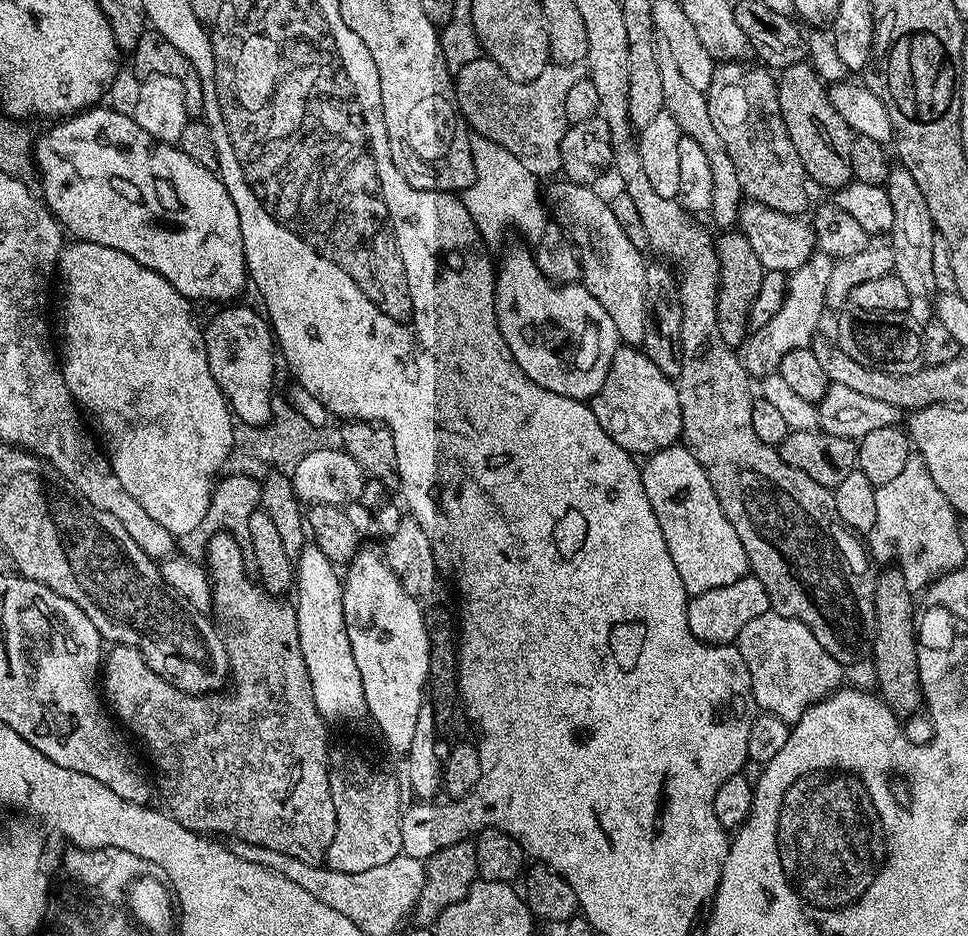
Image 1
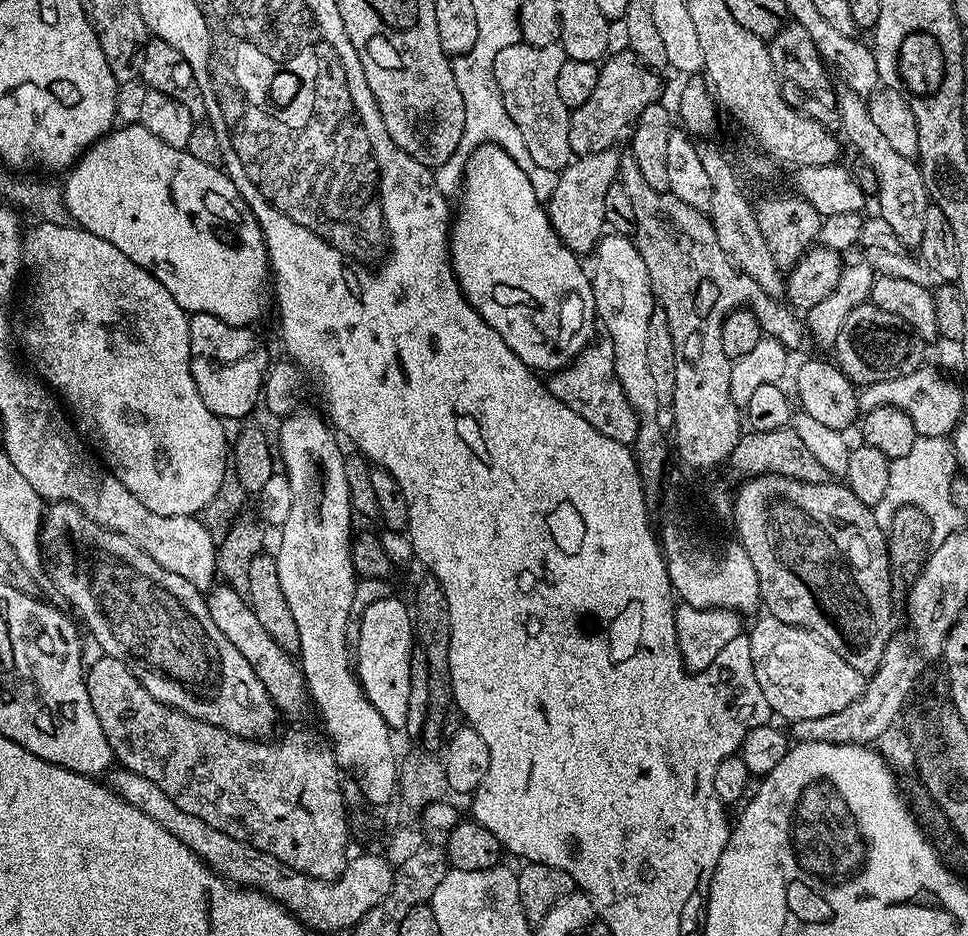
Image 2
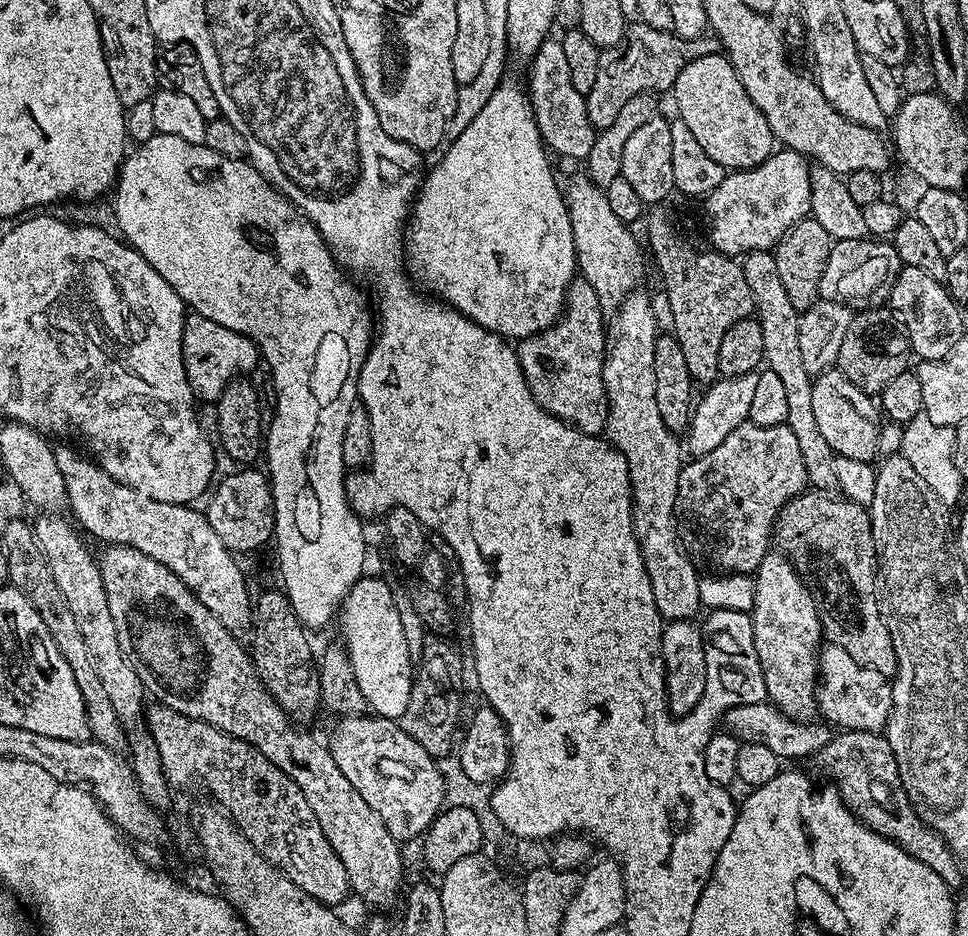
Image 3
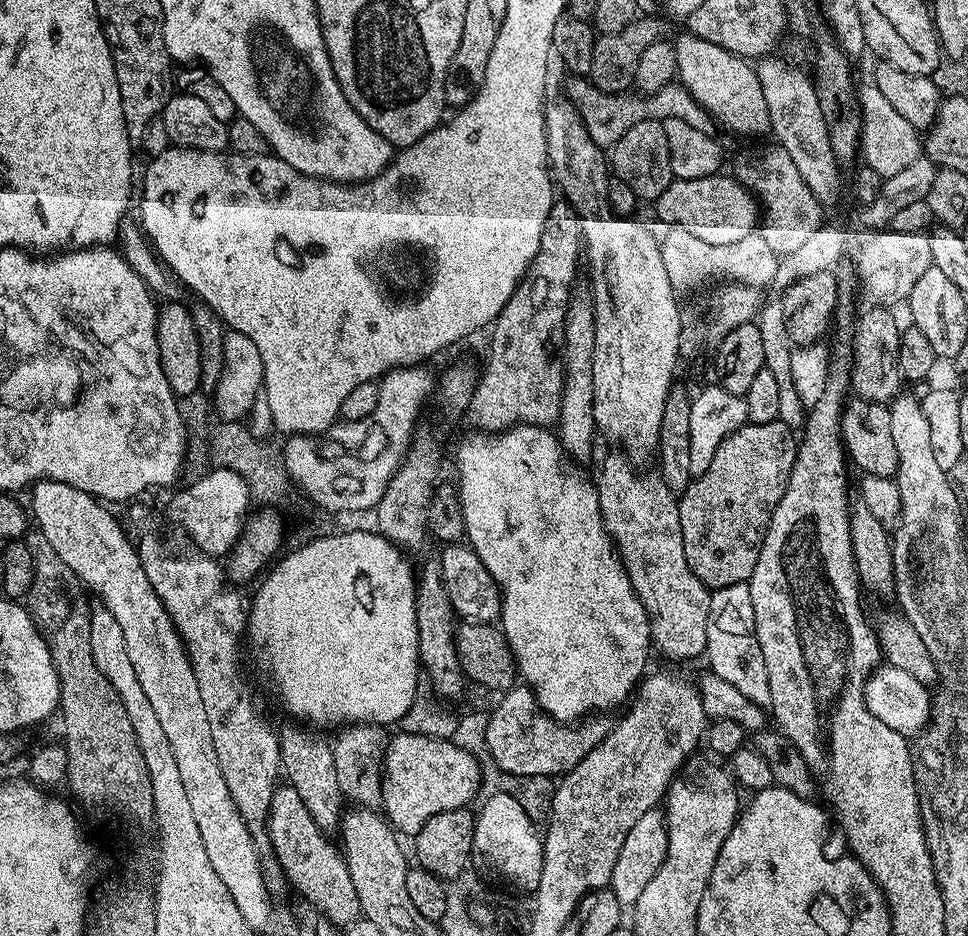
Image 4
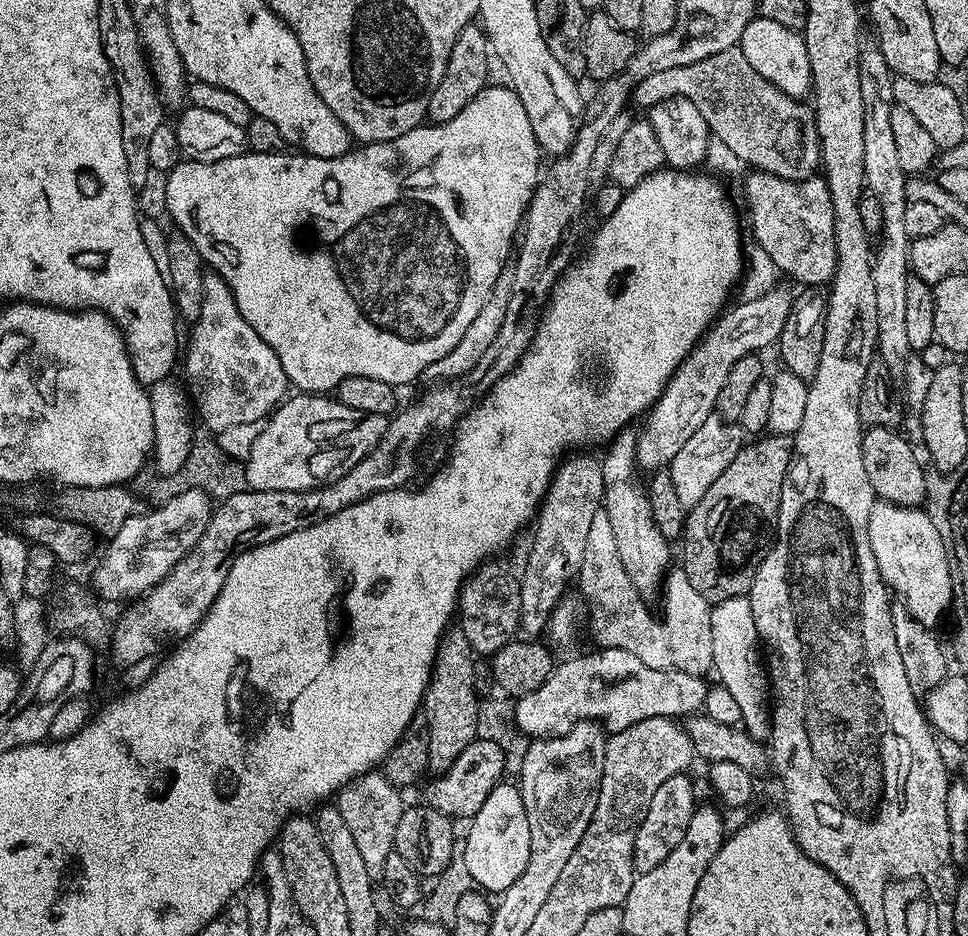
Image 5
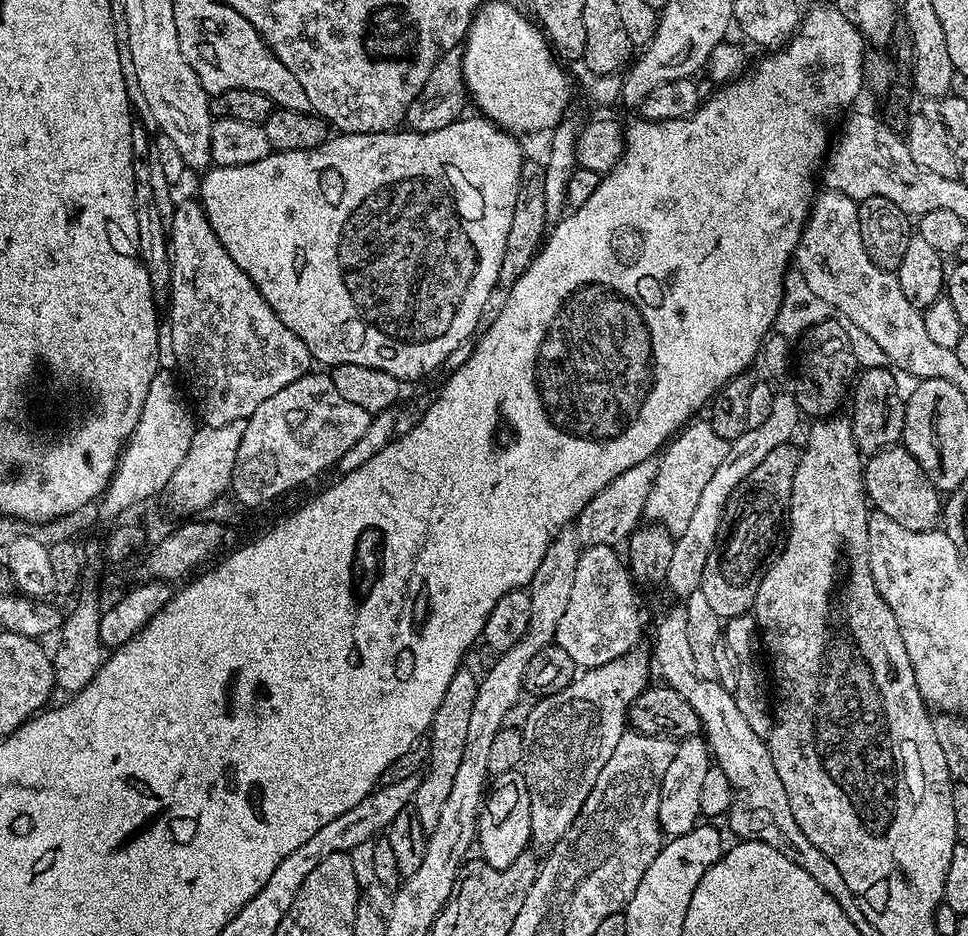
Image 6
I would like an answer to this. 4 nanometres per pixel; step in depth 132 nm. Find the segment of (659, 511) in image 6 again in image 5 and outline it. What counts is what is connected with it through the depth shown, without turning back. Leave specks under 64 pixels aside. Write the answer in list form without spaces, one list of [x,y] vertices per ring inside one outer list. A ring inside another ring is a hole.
[[[713,414],[698,426],[698,431],[689,438],[686,446],[674,454],[670,465],[670,471],[674,482],[674,489],[678,492],[678,499],[686,510],[700,508],[700,499],[706,490],[714,486],[714,481],[734,462],[734,454],[743,448],[746,443],[745,429],[739,423],[726,420],[719,414]]]

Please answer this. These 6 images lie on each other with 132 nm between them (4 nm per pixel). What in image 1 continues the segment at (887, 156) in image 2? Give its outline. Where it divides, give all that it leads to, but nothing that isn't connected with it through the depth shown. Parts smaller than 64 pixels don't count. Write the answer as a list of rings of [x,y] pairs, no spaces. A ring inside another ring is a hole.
[[[903,166],[891,169],[886,189],[894,210],[894,222],[890,231],[890,245],[894,252],[894,275],[902,278],[906,290],[910,290],[910,294],[917,301],[924,300],[937,291],[934,282],[934,238],[938,233],[930,218],[930,206],[926,206],[926,198],[922,198],[918,182],[914,182],[914,177]]]

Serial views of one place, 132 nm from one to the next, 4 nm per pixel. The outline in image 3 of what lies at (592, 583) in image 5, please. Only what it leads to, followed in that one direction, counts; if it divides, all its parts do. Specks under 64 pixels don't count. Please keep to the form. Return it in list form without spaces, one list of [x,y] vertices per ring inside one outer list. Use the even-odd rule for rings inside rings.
[[[640,290],[629,293],[625,297],[619,308],[615,309],[616,316],[610,320],[610,333],[606,344],[606,353],[604,355],[604,385],[606,386],[606,398],[608,399],[608,427],[606,429],[607,439],[610,441],[613,448],[616,448],[622,454],[622,458],[626,458],[626,466],[630,474],[630,486],[632,487],[632,525],[634,526],[634,534],[640,543],[640,553],[644,559],[646,566],[646,574],[650,578],[650,586],[654,590],[654,602],[658,606],[661,617],[665,621],[671,622],[674,620],[692,620],[695,617],[696,611],[701,611],[702,605],[699,598],[699,582],[701,577],[696,574],[698,571],[697,565],[693,563],[687,552],[684,551],[680,538],[676,530],[676,495],[678,494],[678,478],[680,477],[680,469],[682,467],[682,459],[680,460],[680,448],[682,452],[682,444],[678,441],[677,433],[674,433],[666,428],[662,422],[661,415],[658,414],[657,399],[654,398],[654,348],[658,329],[656,329],[656,312],[652,309],[652,304],[646,297],[640,293]]]

